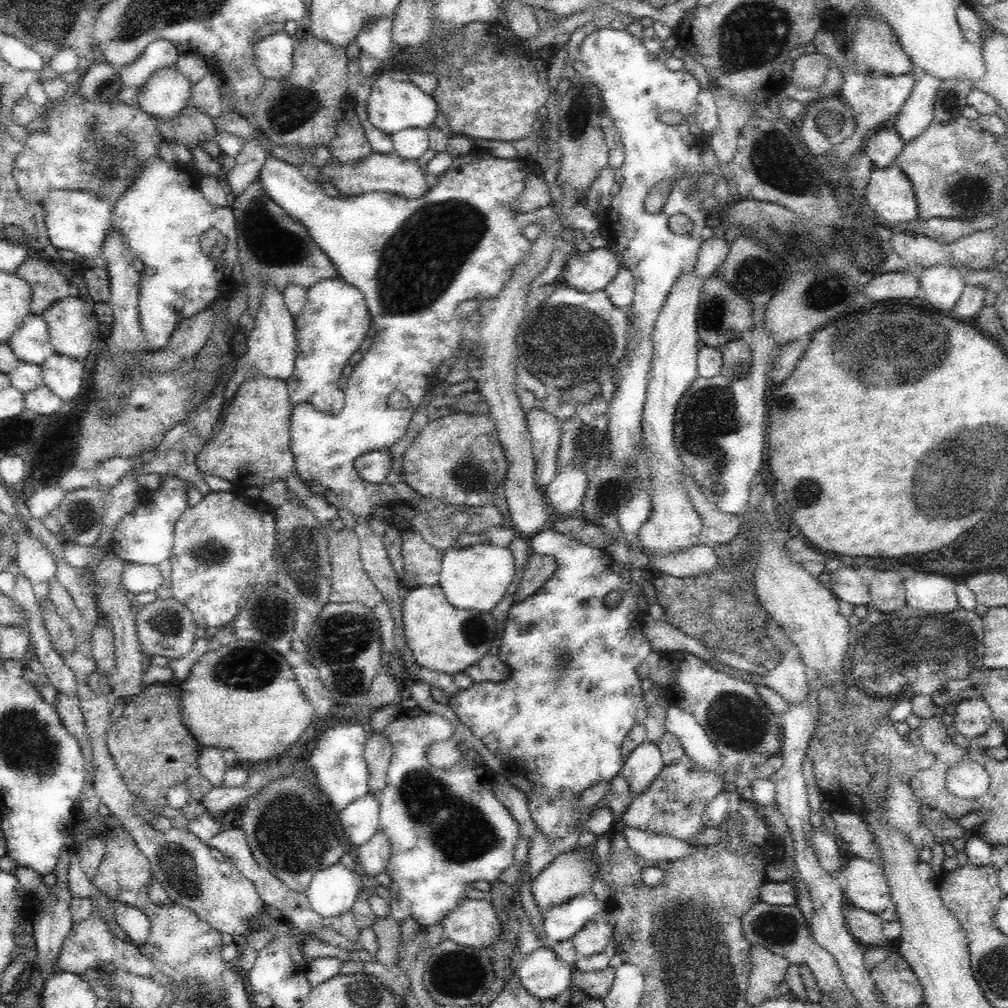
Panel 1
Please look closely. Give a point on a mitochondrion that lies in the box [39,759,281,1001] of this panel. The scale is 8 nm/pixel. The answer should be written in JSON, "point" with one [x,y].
{"point":[174,860]}

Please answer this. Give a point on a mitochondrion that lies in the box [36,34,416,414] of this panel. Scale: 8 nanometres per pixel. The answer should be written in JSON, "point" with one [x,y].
{"point":[110,162]}

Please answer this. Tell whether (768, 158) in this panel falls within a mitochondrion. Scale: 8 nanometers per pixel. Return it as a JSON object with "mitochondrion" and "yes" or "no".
{"mitochondrion":"yes"}

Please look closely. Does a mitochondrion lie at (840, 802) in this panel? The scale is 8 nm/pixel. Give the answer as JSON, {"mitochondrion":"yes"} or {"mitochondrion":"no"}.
{"mitochondrion":"no"}

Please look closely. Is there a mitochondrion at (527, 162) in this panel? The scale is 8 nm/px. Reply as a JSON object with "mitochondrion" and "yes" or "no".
{"mitochondrion":"no"}

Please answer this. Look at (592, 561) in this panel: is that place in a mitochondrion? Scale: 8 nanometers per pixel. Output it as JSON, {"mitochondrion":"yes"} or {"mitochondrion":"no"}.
{"mitochondrion":"no"}

